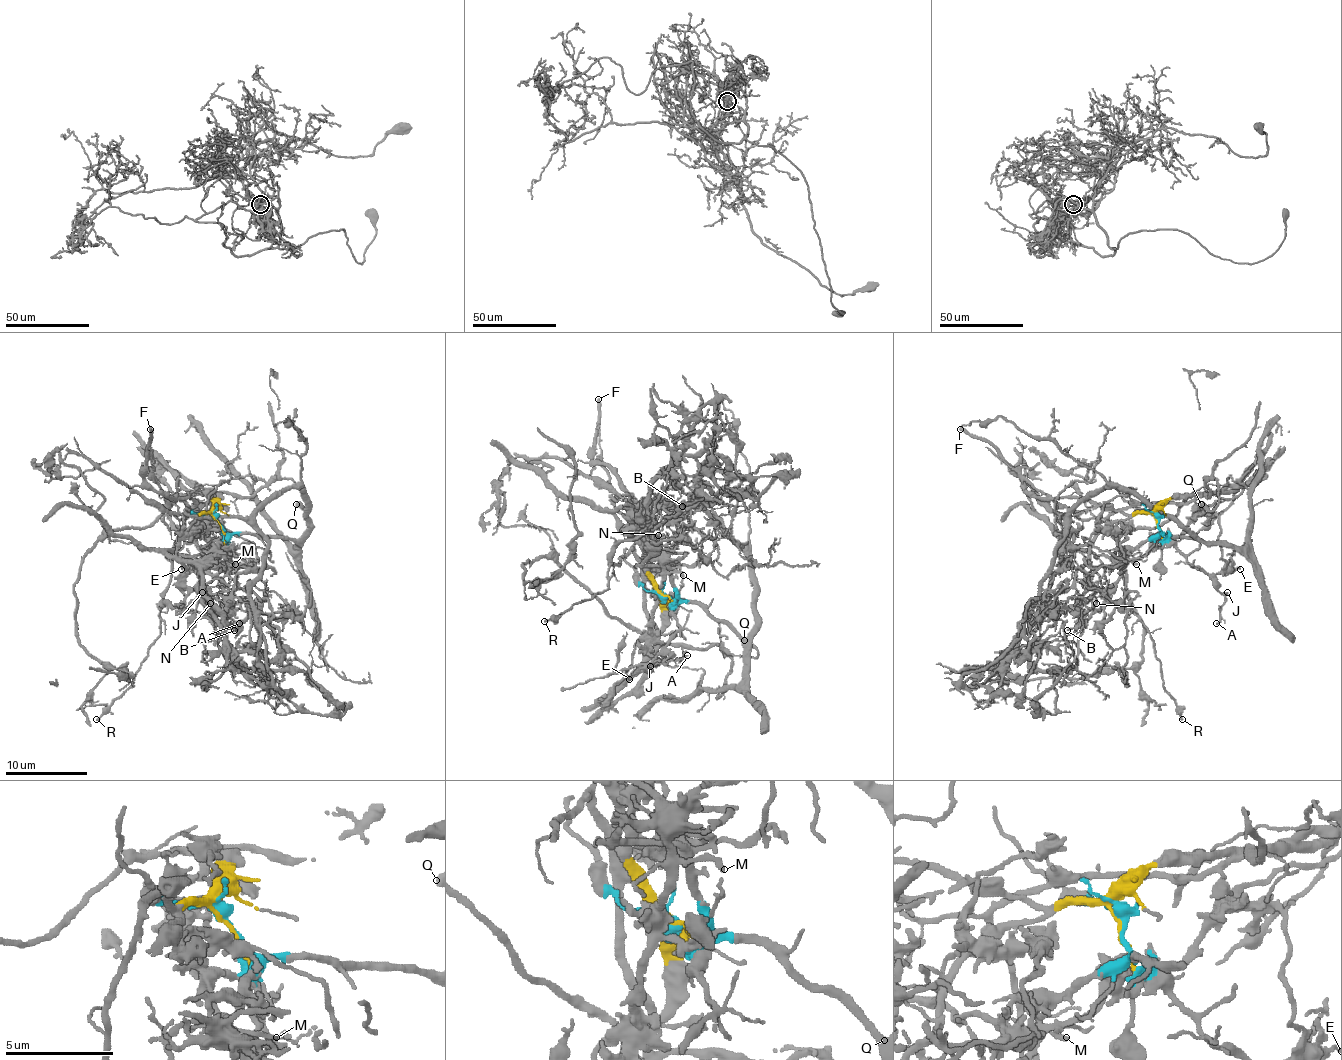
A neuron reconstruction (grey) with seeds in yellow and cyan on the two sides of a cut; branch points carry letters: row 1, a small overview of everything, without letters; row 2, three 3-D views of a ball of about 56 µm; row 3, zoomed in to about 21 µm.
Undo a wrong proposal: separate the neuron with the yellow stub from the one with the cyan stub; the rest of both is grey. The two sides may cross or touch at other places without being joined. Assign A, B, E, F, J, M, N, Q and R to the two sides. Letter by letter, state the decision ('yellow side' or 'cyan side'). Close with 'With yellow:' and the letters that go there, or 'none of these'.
A: cyan side
B: cyan side
E: cyan side
F: yellow side
J: cyan side
M: cyan side
N: cyan side
Q: yellow side
R: yellow side
With yellow: F, Q, R

